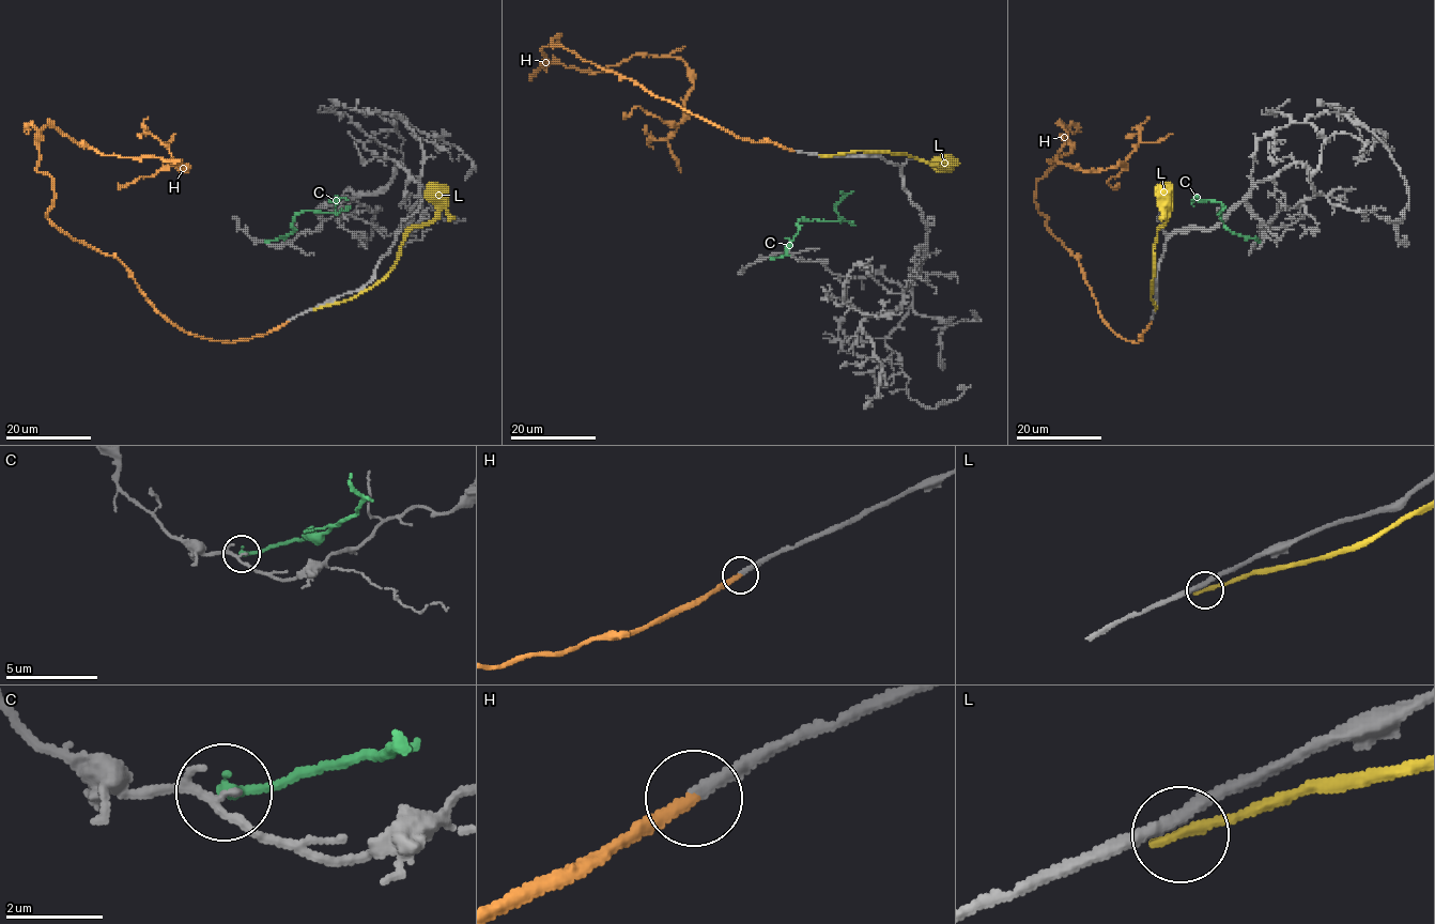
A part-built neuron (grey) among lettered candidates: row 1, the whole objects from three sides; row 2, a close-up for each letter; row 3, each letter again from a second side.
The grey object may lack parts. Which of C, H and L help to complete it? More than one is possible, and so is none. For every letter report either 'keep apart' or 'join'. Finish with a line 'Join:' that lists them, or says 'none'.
C: keep apart
H: join
L: keep apart
Join: H

